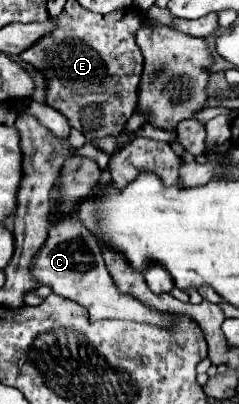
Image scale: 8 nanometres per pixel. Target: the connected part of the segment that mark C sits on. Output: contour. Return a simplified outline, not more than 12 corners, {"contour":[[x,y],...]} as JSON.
{"contour":[[78,220],[50,226],[30,272],[90,320],[172,326],[120,294]]}

